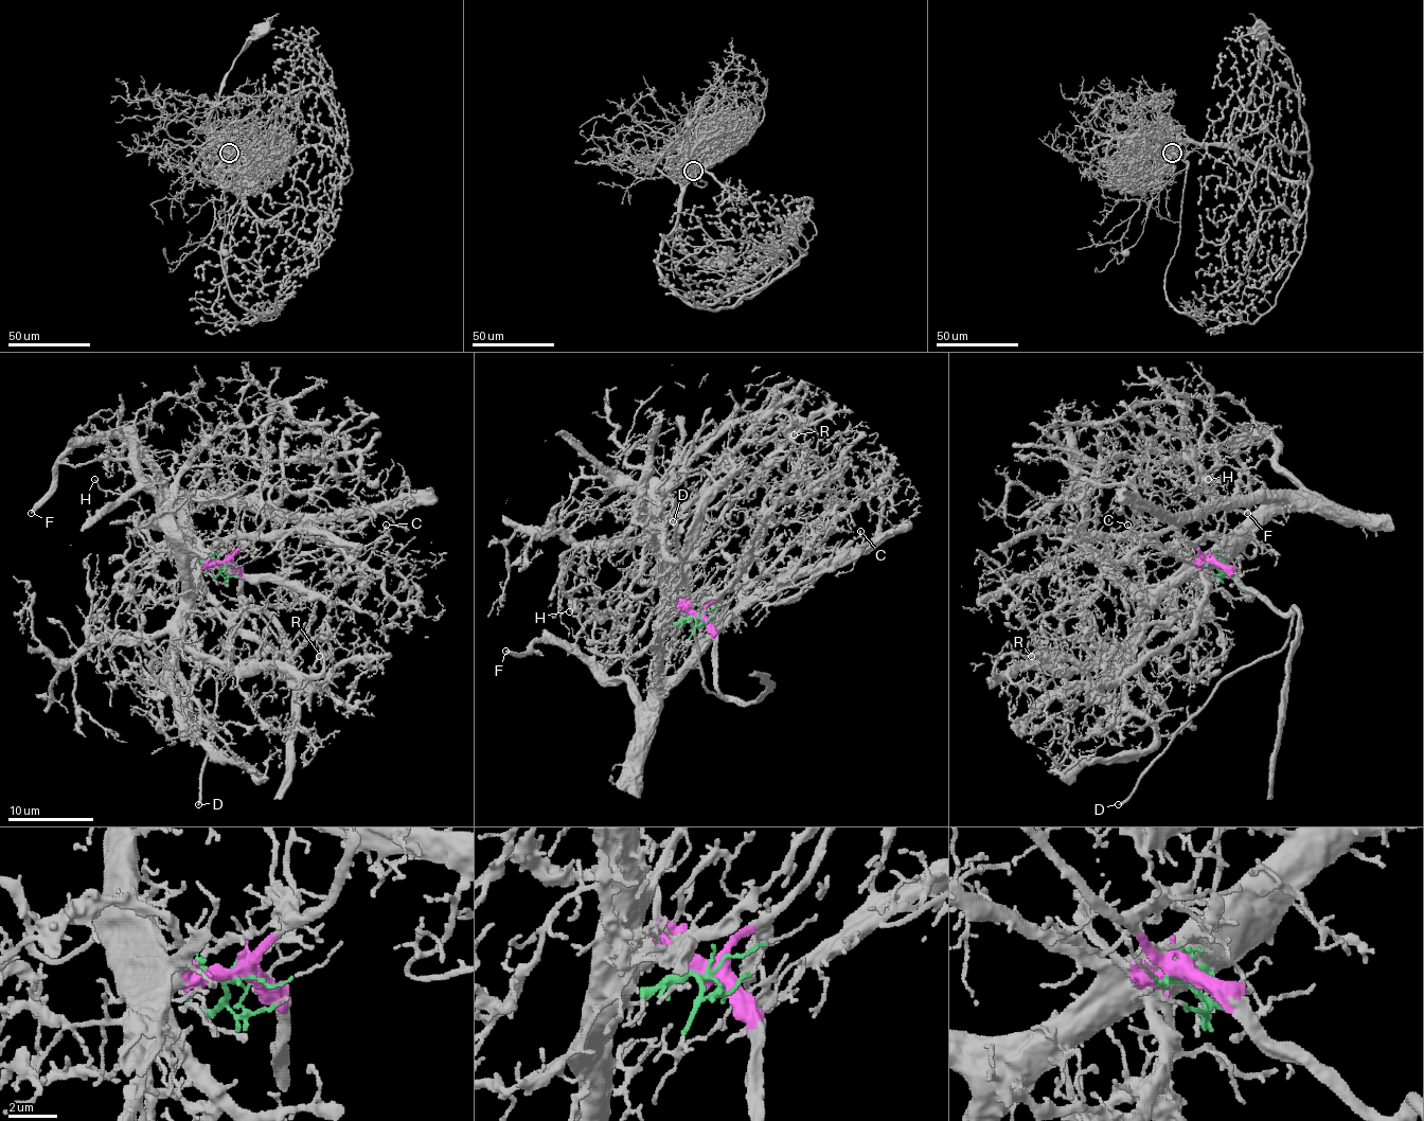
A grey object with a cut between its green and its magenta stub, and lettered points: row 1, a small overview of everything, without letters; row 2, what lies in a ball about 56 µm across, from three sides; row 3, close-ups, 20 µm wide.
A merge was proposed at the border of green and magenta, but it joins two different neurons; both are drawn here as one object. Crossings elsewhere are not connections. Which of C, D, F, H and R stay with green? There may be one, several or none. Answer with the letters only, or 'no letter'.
C, F, H, R

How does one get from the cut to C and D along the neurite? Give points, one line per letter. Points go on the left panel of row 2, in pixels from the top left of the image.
C: (224, 565), (196, 558), (192, 498), (292, 517), (304, 537), (286, 563), (355, 554), (388, 535), (386, 523)
D: (224, 563), (239, 575), (239, 615), (244, 619), (215, 683), (215, 717), (209, 730), (198, 803)

